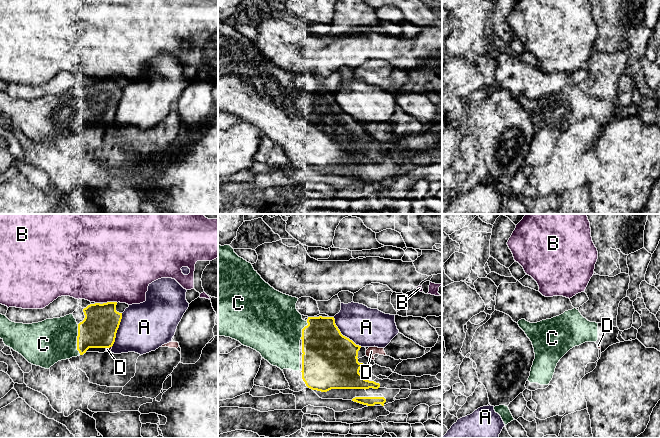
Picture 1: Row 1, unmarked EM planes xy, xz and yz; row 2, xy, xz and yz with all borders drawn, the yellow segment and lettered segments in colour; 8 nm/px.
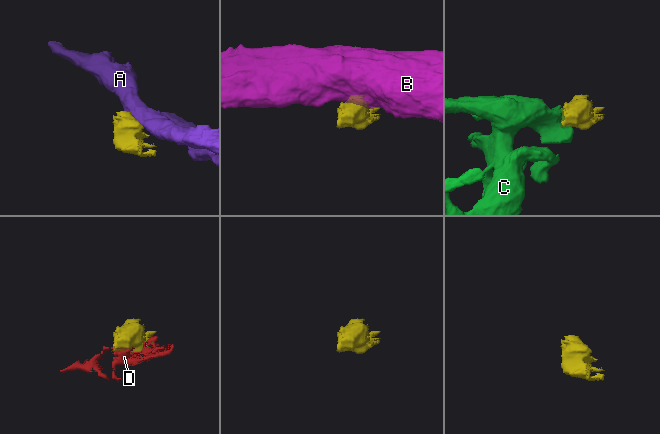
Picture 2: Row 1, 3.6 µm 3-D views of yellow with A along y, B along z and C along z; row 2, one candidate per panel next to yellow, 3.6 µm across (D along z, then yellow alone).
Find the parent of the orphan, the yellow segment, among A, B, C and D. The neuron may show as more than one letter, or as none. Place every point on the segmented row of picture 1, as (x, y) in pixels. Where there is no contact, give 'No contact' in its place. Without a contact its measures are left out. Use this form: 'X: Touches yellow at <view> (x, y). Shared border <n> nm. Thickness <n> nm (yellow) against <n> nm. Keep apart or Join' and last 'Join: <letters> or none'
A: Touches yellow at xz (342, 335). Shared border 340 nm. Thickness 440 nm (yellow) against 320 nm. Keep apart
B: Touches yellow at xy (110, 302). Shared border 120 nm. Thickness 280 nm (yellow) against 500 nm. Keep apart
C: Touches yellow at xy (77, 339). Shared border 240 nm. Thickness 280 nm (yellow) against 340 nm. Join
D: Touches yellow at xy (108, 347). Shared border 50 nm. Thickness 280 nm (yellow) against 30 nm. Keep apart
Join: C

